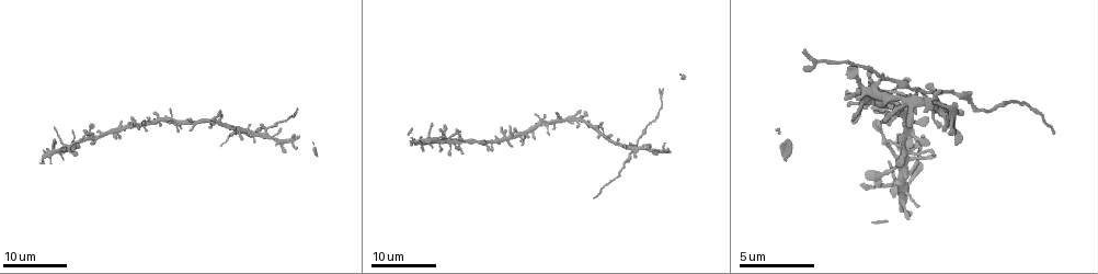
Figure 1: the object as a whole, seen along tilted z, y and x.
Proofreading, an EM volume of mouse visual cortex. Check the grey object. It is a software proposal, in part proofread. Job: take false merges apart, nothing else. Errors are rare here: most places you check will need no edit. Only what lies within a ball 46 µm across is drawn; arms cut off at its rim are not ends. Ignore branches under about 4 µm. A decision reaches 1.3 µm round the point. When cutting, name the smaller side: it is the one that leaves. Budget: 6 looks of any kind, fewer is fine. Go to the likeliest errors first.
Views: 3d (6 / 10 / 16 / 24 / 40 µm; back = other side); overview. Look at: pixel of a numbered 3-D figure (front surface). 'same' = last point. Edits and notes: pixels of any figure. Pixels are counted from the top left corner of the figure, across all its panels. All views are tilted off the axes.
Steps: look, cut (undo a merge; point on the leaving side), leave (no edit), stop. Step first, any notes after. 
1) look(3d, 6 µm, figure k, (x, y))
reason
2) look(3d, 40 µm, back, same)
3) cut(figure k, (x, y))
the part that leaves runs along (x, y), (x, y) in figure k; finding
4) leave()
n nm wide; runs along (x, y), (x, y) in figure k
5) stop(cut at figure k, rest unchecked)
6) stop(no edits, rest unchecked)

look(3d, 16 µm, figure 1, (266, 131))
four-way junction

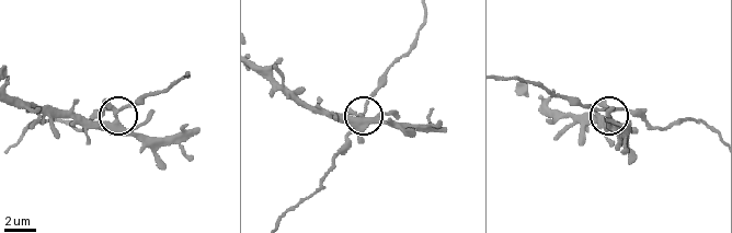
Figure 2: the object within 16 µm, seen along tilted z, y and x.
look(3d, 6 µm, figure 2, (116, 115))

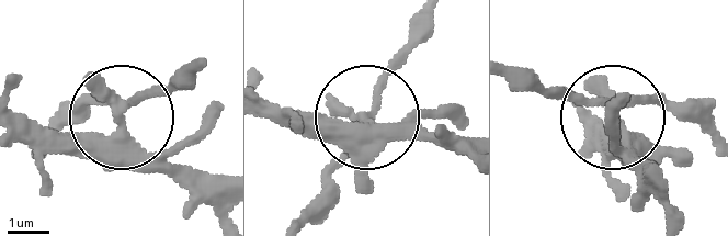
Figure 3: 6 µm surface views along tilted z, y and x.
look(3d, 6 µm, back, figure 3, (118, 115))

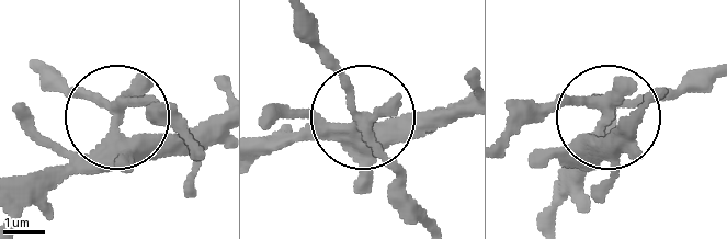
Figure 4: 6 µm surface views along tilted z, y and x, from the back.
cut(figure 4, (88, 98))
the part that leaves runs along (609, 110), (706, 91) in figure 4; a second neuron is stuck on

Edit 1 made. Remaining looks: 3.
look(3d, 24 µm, figure 1, (457, 143))
four-way junction

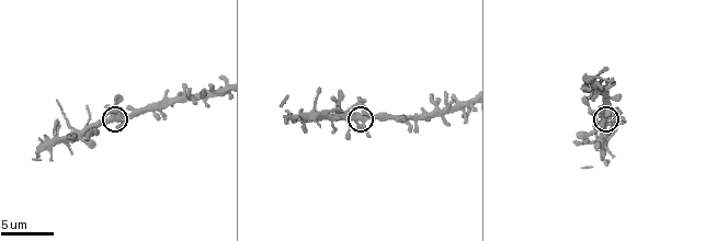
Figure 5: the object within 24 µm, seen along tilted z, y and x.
look(3d, 6 µm, figure 5, (112, 119))

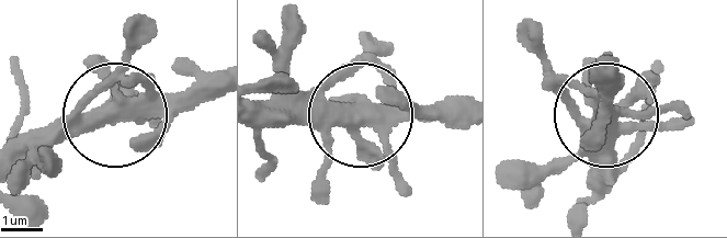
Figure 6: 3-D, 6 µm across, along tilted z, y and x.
leave()
runs along (216, 71), (101, 117), (10, 137) in figure 6; continuous, no second neuron

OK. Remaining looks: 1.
stop(cut at figure 4, rest unchecked)

